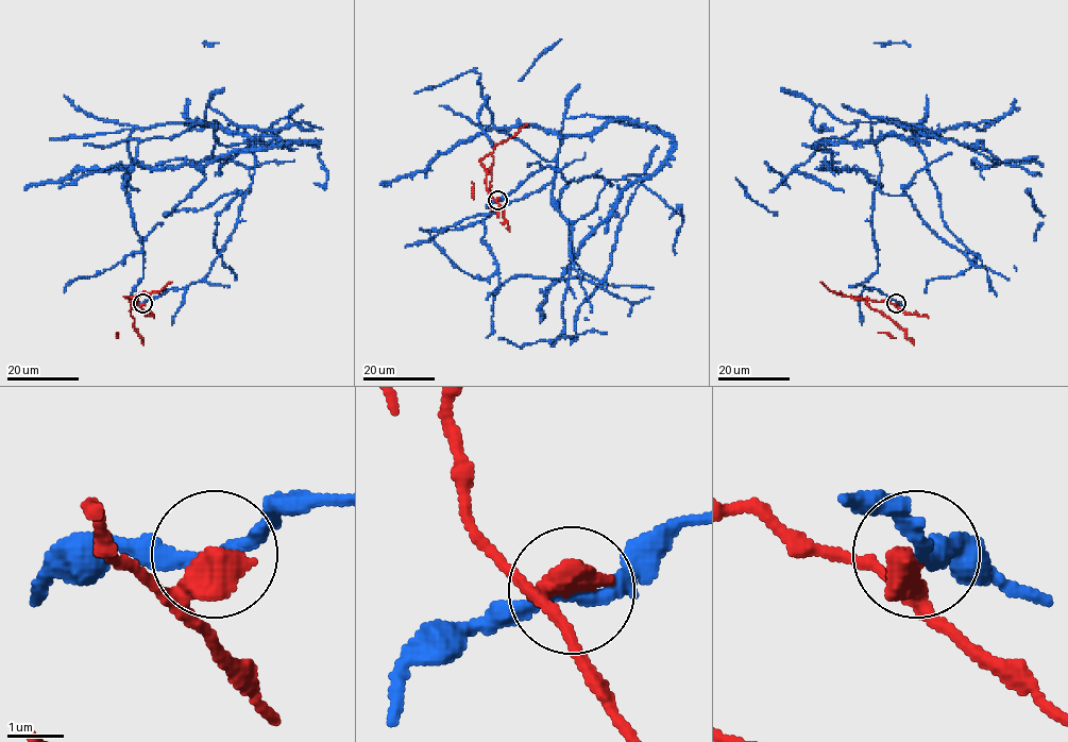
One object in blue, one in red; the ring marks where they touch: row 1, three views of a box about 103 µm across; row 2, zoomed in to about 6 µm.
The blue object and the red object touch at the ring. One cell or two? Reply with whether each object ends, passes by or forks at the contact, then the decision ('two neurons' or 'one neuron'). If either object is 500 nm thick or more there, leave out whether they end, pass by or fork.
blue passes by; red passes by; two neurons

